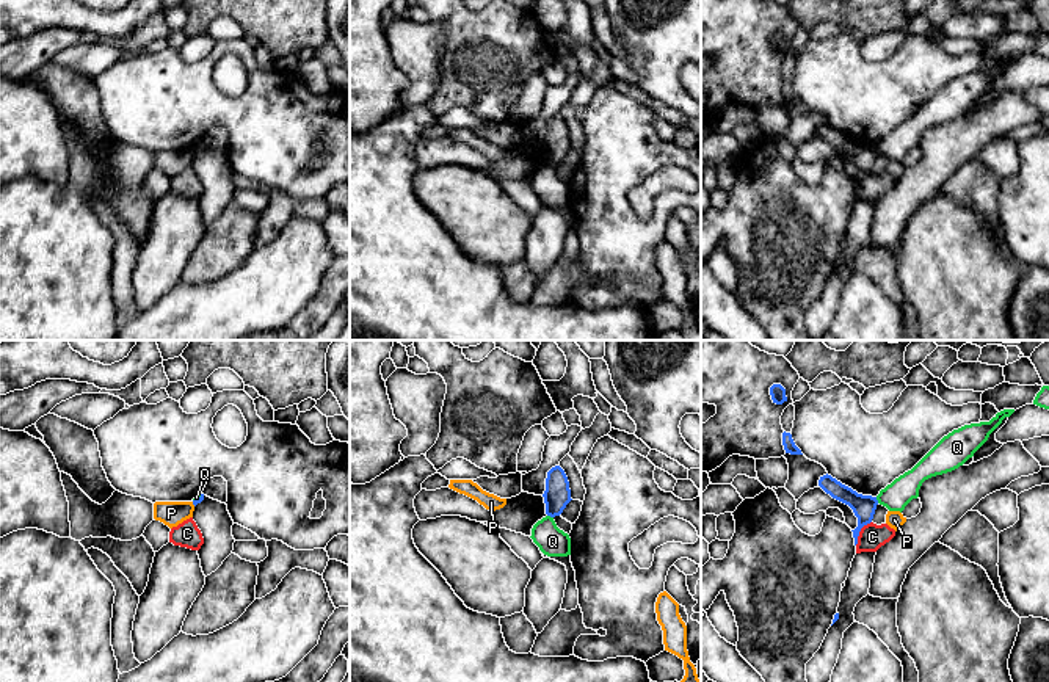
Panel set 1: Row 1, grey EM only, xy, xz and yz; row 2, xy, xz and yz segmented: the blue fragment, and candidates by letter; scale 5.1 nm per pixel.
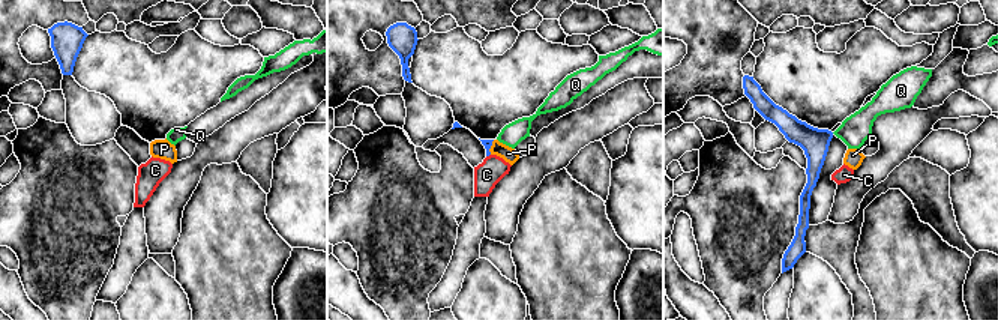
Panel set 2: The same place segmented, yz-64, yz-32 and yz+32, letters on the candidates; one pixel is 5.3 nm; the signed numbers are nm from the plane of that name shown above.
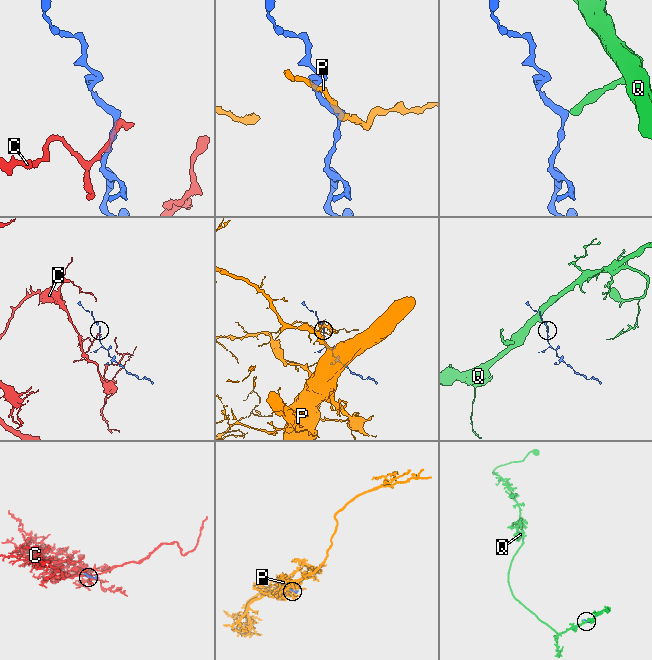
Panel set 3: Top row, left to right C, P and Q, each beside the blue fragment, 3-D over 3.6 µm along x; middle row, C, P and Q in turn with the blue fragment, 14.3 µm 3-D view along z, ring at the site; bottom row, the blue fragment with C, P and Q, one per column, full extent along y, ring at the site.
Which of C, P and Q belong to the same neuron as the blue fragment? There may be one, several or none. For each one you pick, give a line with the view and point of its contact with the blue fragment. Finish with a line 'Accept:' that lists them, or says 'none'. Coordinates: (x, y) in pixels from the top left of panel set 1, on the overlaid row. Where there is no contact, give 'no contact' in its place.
Accept: none

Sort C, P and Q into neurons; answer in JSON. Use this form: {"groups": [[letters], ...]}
{"groups": [["C"], ["P"], ["Q"]]}

